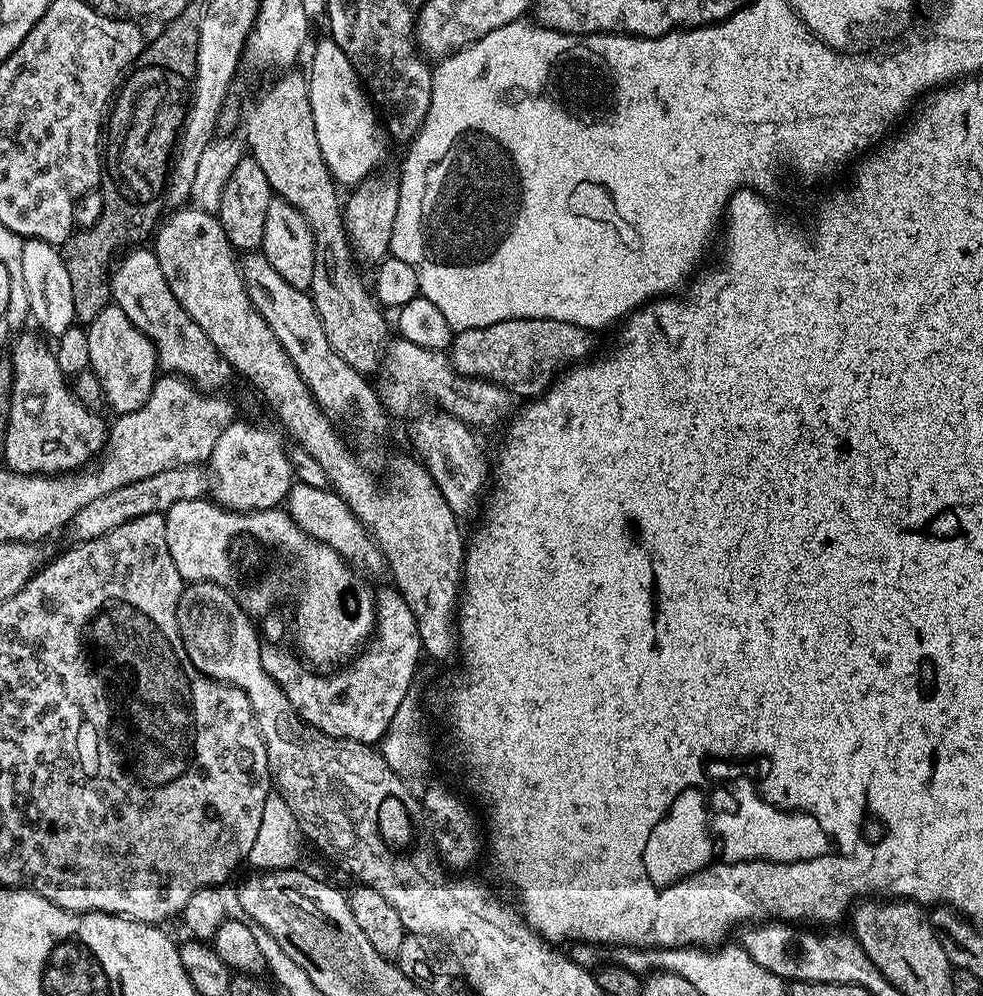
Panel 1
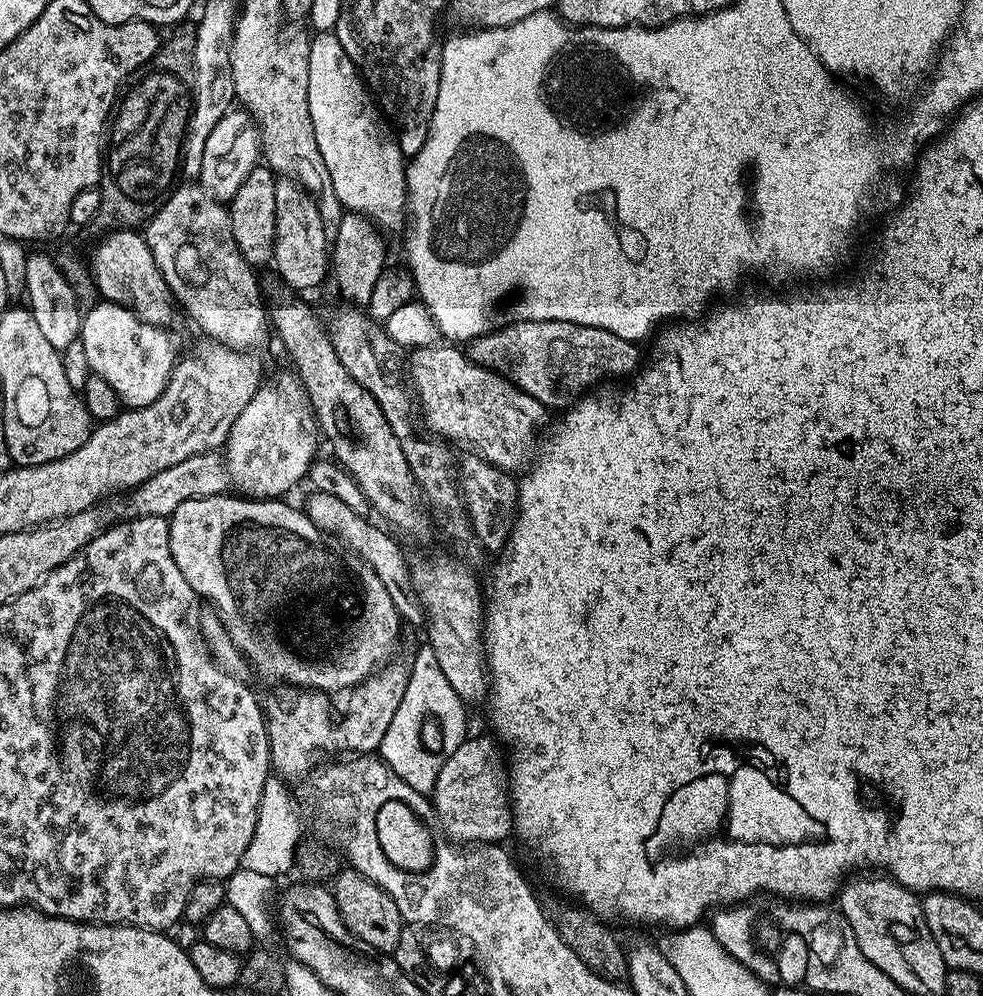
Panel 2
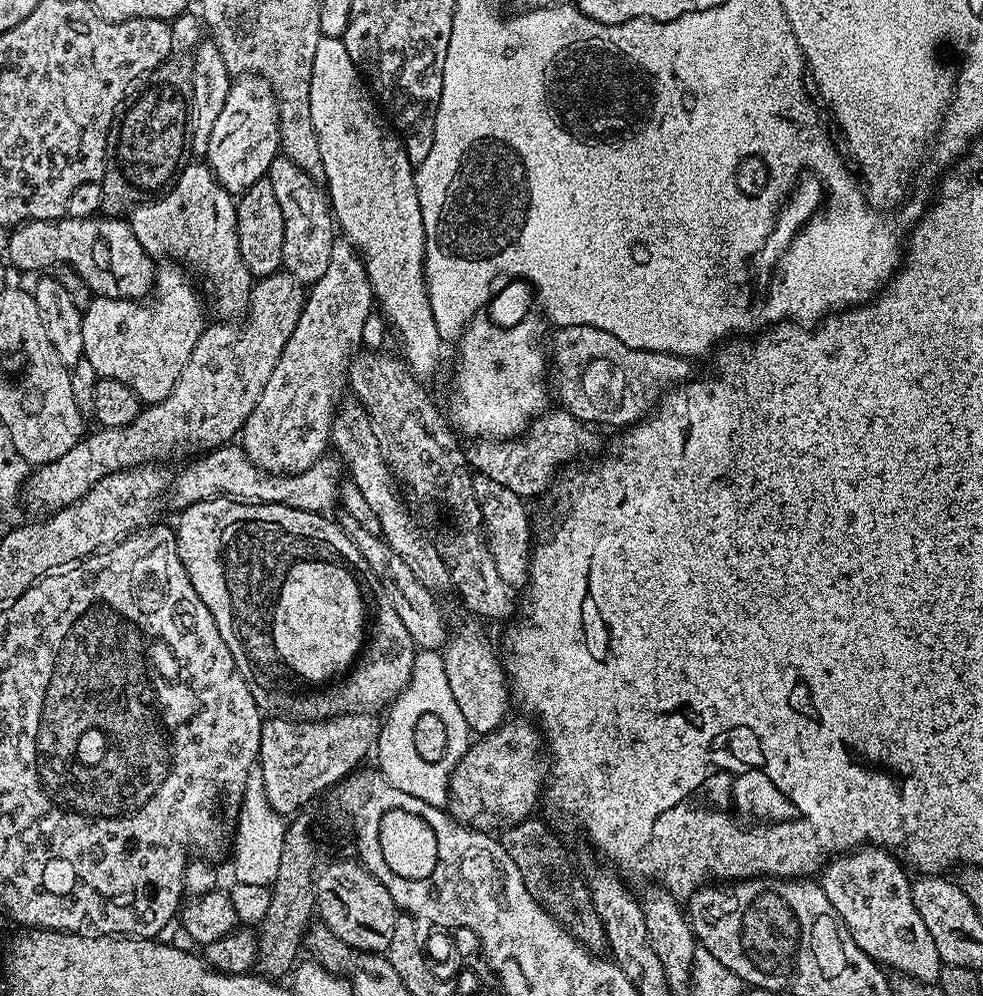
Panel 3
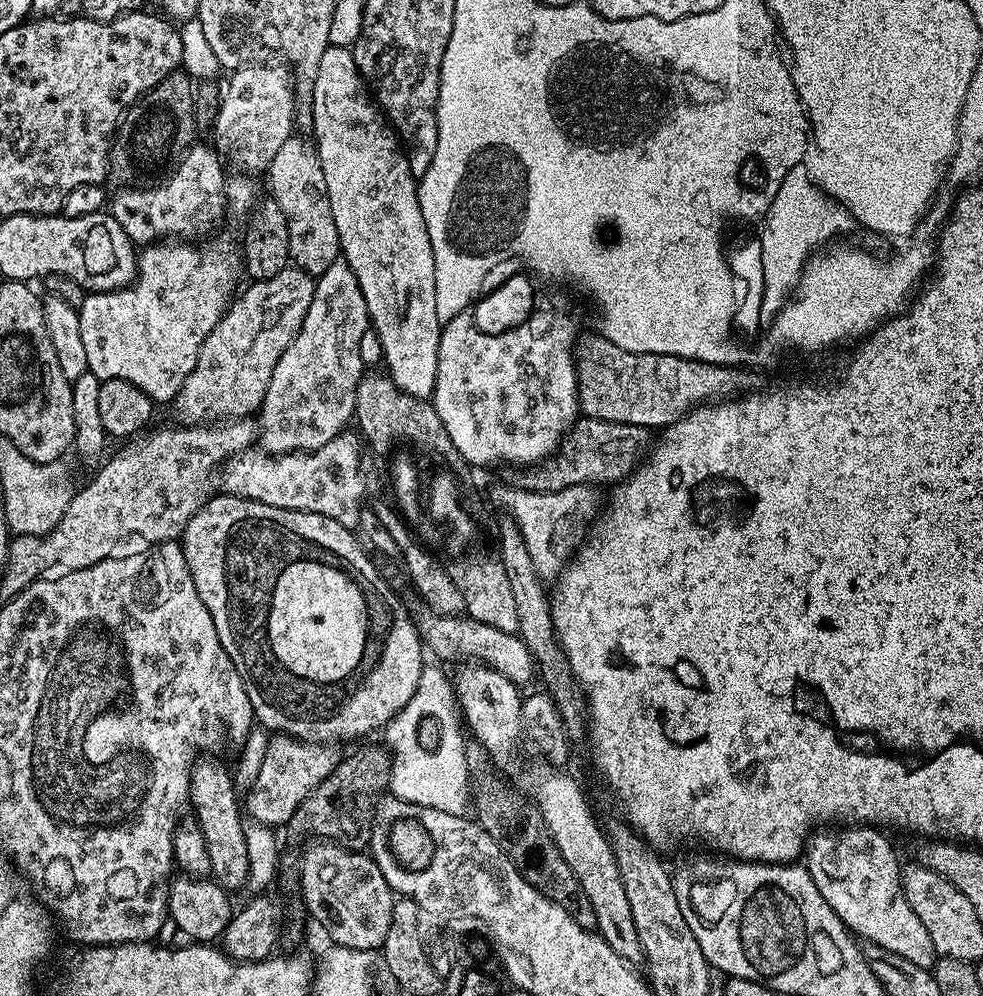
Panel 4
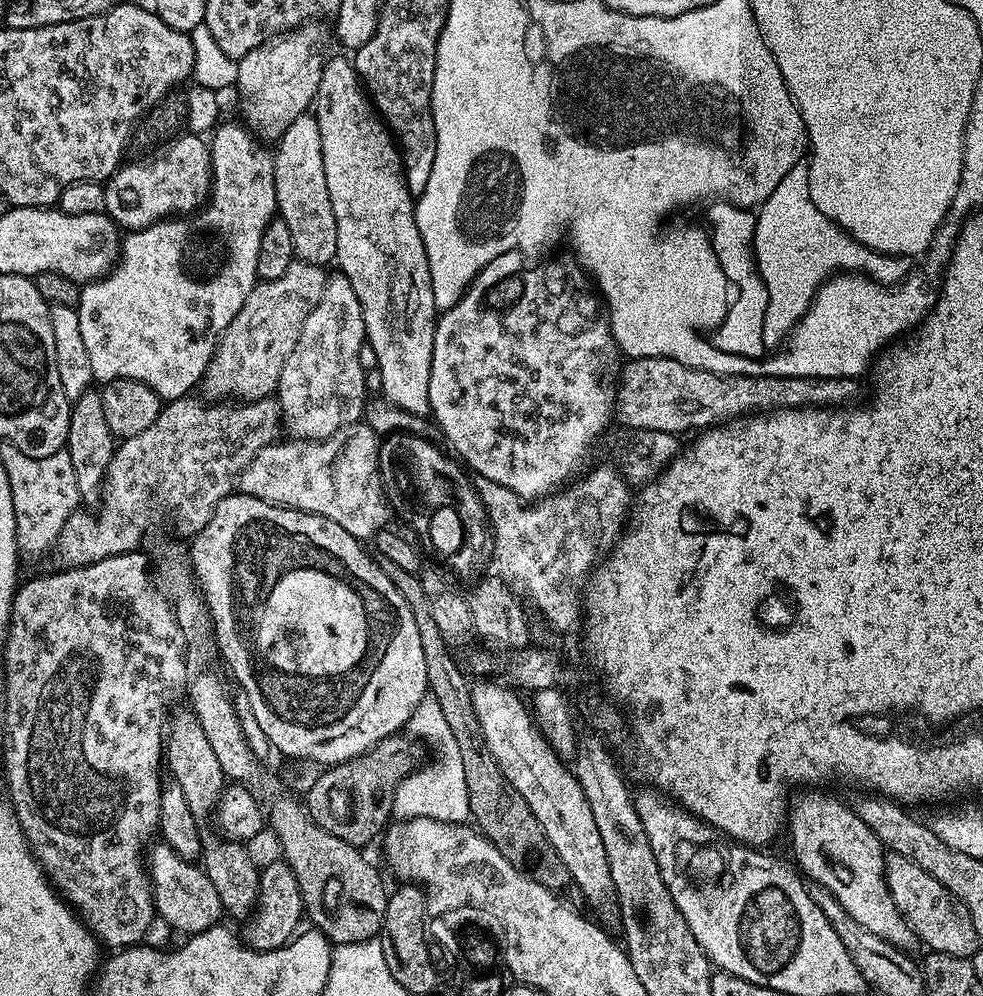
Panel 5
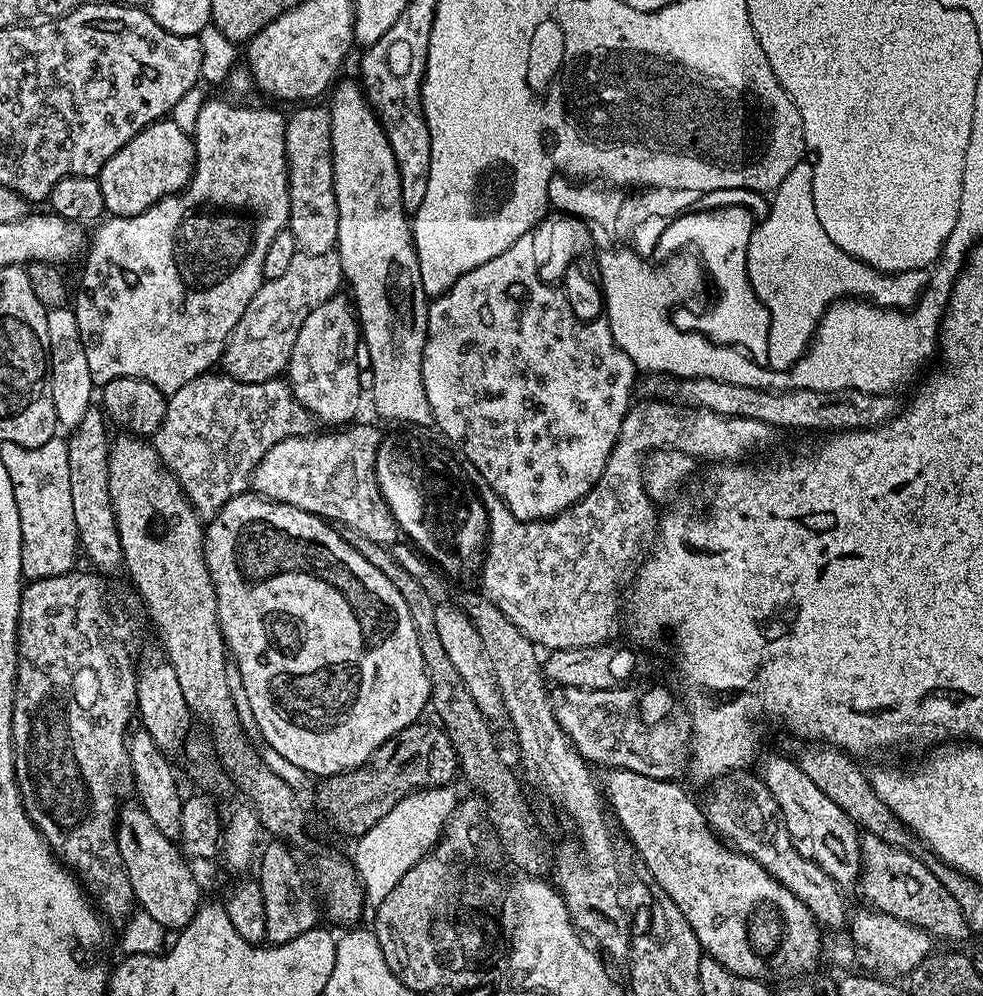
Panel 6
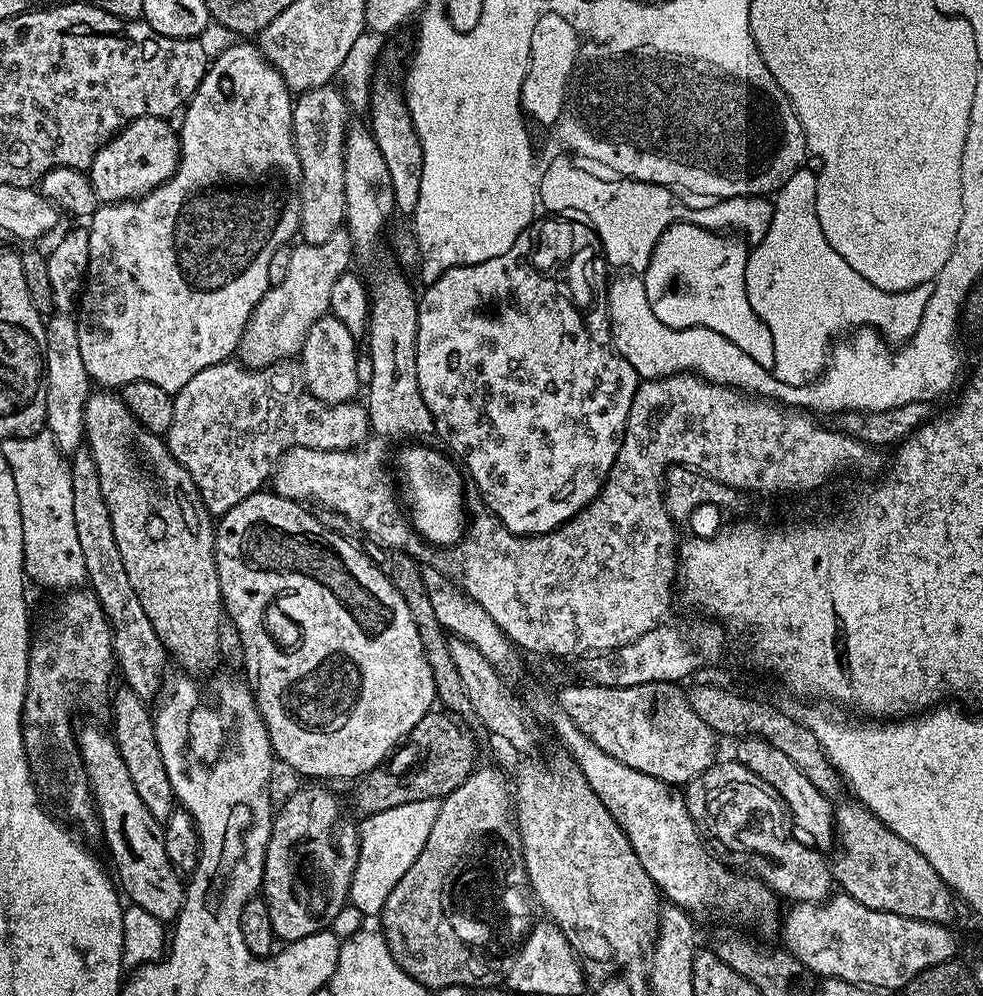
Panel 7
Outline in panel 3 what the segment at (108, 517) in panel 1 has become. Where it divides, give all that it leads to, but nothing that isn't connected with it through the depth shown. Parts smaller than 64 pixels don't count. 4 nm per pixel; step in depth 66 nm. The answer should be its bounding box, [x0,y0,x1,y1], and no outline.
[170,442,342,513]

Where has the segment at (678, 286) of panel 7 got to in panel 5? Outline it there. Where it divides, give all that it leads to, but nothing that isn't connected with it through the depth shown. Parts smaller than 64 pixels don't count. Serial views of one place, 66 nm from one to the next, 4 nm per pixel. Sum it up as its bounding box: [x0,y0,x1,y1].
[707,201,767,355]

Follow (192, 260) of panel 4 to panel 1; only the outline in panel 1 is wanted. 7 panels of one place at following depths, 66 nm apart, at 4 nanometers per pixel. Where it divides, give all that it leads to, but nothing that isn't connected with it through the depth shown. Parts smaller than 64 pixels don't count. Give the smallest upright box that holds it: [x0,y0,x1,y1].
[87,306,158,416]

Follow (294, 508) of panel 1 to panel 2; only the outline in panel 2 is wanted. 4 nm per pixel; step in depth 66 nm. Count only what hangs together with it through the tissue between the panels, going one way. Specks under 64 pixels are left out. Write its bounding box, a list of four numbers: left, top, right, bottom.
[306,491,425,625]

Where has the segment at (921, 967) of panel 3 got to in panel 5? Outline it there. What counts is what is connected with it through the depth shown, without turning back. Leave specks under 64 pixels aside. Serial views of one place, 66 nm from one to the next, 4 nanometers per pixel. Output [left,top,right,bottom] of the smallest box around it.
[786,790,917,950]

